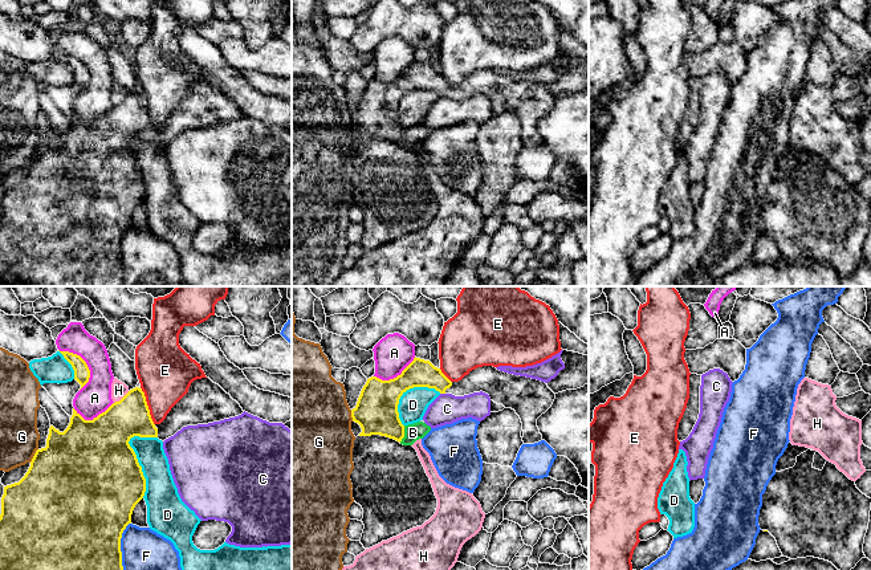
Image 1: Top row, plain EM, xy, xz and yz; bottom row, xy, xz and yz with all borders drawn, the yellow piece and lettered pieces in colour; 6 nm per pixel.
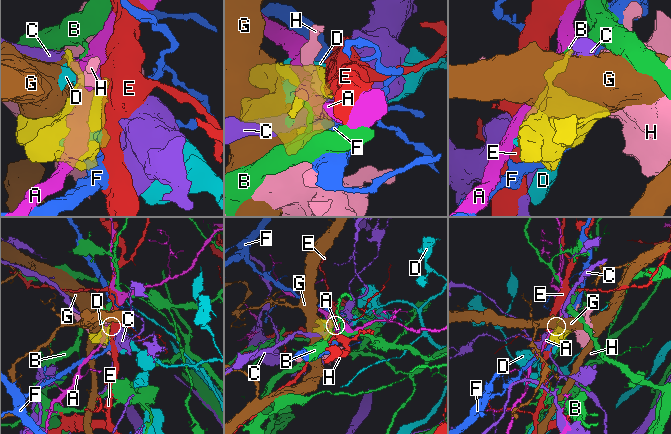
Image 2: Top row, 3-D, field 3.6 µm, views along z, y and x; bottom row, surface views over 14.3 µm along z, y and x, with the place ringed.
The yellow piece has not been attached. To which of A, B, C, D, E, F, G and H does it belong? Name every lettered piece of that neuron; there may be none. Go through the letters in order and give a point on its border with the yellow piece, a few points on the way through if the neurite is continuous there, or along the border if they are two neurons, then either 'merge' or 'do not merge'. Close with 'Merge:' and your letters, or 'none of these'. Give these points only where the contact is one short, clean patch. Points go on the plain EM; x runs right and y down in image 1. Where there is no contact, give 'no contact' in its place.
A: meets yellow in xy at (85, 66); do not merge
B: meets yellow in xz at (403, 137); do not merge
C: meets yellow in xz at (443, 96); do not merge
D: meets yellow in xy at (141, 170); do not merge
E: meets yellow in xy at (147, 109); do not merge
F: meets yellow in xy at (121, 256); do not merge
G: meets yellow in xy at (35, 158); do not merge
H: meets yellow in xy at (122, 101); border along xy (129, 94), (114, 106); do not merge
Merge: none of these

